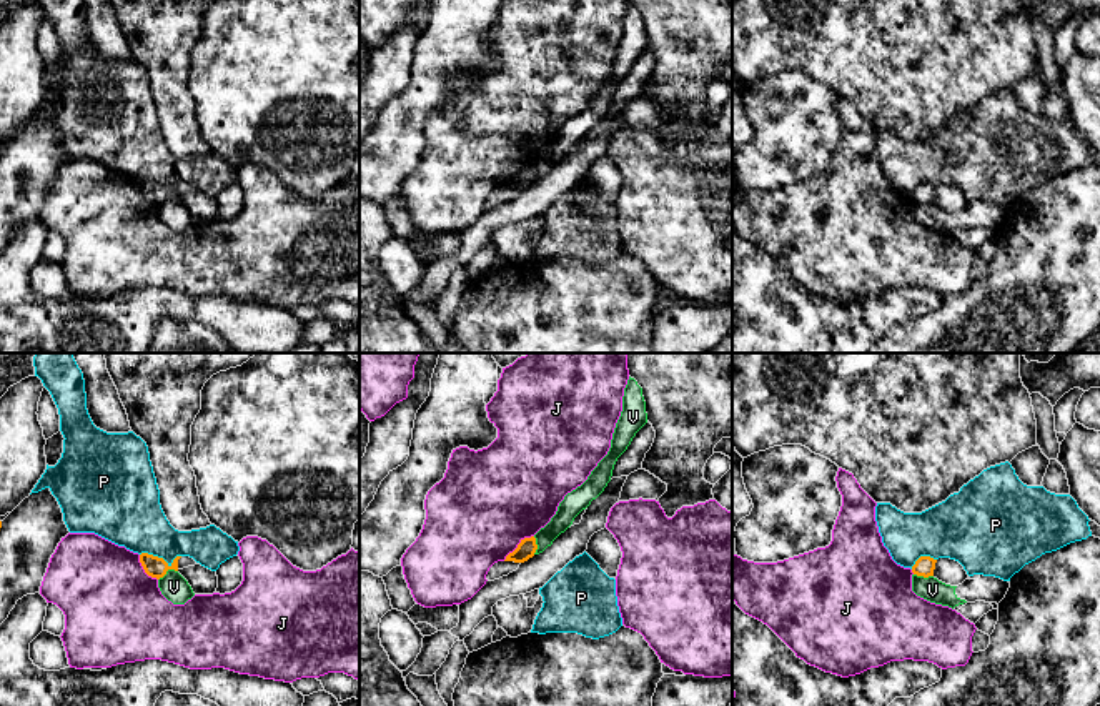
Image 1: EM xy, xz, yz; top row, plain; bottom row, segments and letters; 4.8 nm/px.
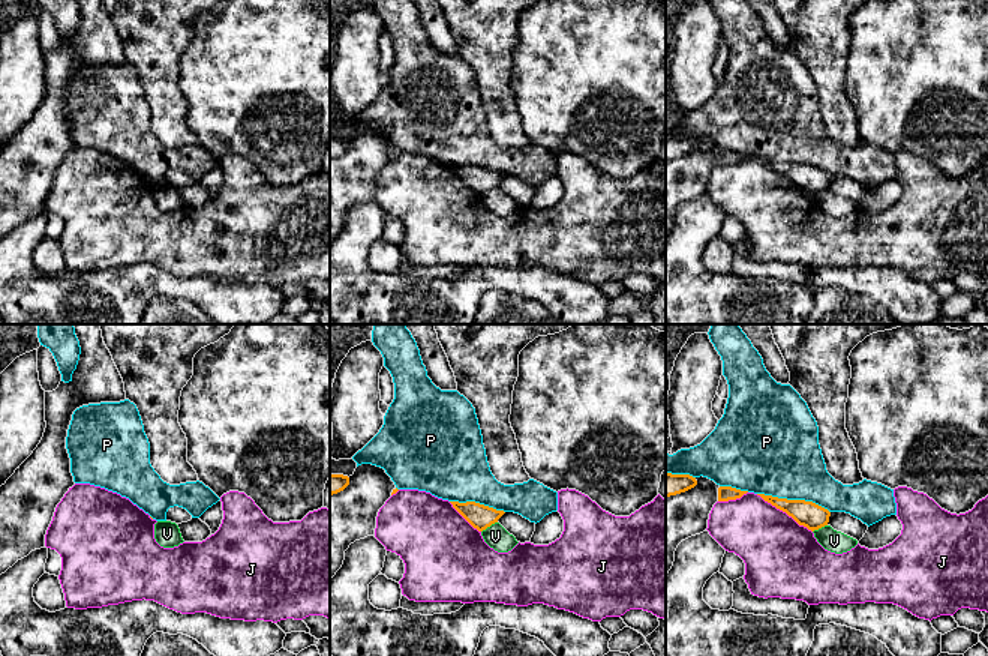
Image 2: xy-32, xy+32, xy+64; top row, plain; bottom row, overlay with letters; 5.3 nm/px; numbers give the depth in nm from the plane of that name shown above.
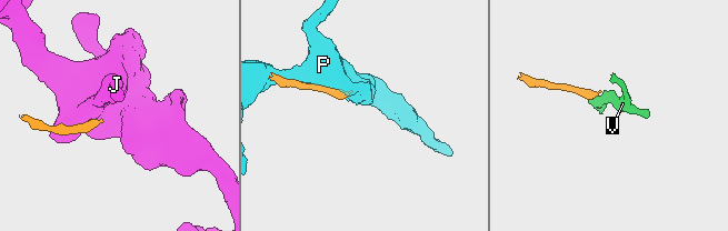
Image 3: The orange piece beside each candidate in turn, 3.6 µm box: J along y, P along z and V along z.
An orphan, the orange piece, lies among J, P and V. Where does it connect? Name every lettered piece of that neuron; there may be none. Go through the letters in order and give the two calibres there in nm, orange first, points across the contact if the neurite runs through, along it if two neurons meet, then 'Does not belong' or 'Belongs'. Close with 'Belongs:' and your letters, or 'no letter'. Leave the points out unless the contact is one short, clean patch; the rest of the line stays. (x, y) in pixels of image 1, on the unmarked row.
J: Thickness 90 nm (orange) against 480 nm. Does not belong
P: Thickness 100 nm (orange) against 300 nm. Does not belong
V: Thickness 100 nm (orange) against 140 nm. Boundary: xy (177, 197), (168, 197), (158, 207). Does not belong
Belongs: no letter

